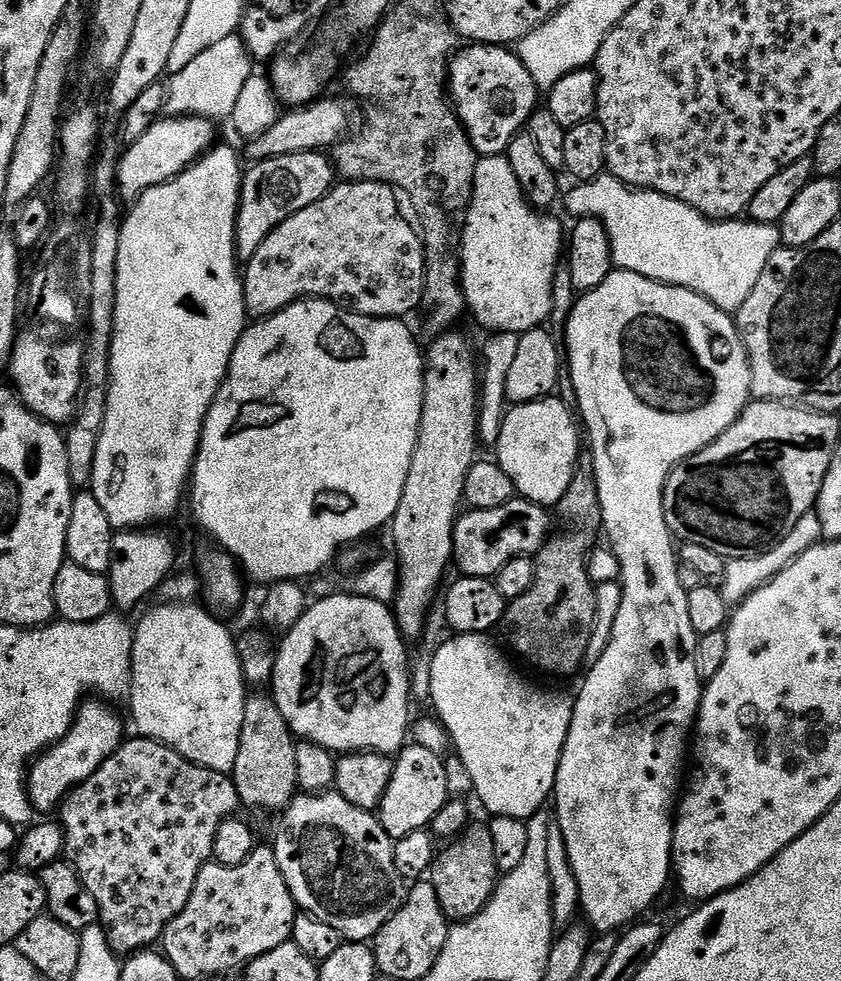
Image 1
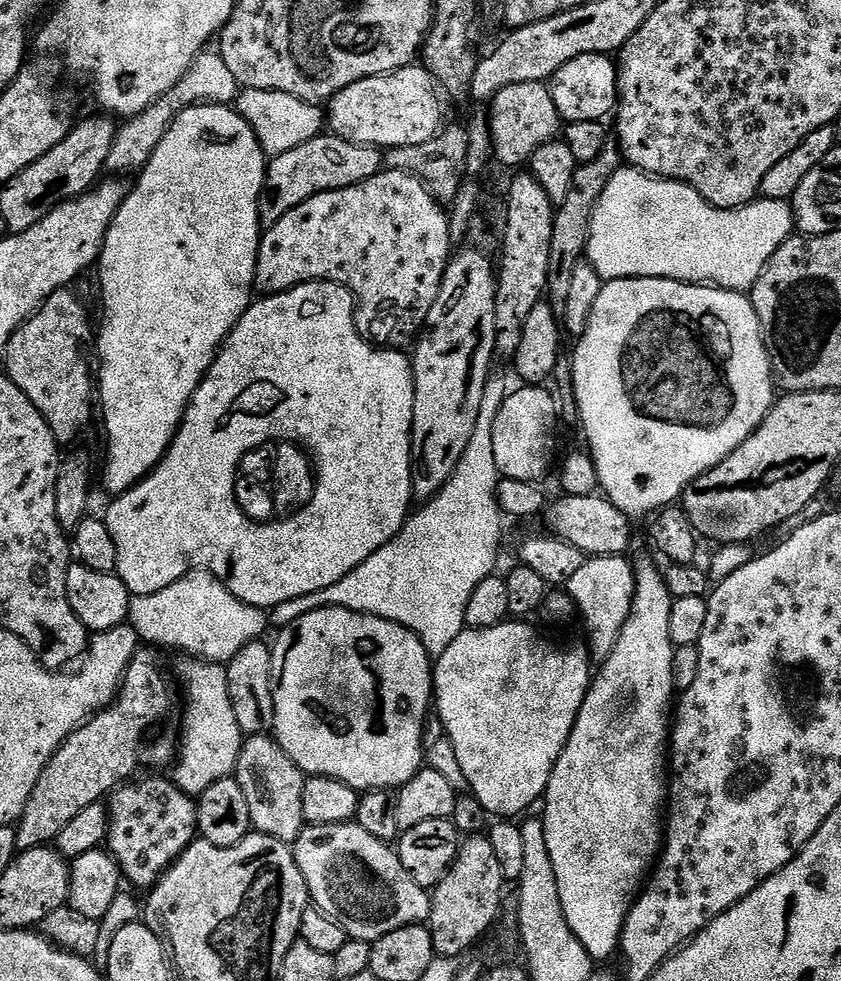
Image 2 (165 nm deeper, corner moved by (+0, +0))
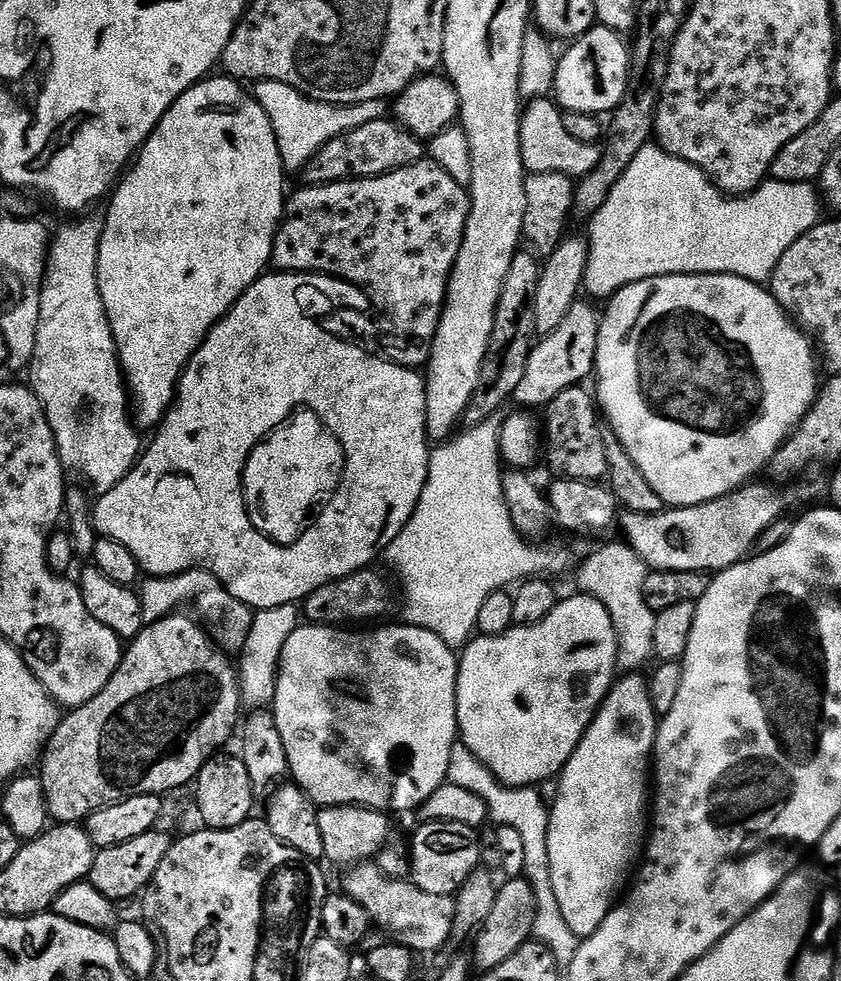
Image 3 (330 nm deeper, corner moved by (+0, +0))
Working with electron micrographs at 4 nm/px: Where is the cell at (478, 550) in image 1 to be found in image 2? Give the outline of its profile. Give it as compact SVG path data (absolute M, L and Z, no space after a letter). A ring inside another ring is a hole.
M603 494L594 496L565 496L547 513L551 535L584 552L585 557L624 556L632 544L633 521L618 510Z

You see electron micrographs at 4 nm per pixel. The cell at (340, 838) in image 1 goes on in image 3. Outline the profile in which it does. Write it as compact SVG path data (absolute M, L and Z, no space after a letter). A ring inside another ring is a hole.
M374 862L351 865L345 872L348 873L344 876L343 895L354 898L377 929L388 934L393 932L396 935L393 937L413 954L436 952L449 943L455 918L456 902L453 897L426 894L426 890L413 884L411 879L386 878Z

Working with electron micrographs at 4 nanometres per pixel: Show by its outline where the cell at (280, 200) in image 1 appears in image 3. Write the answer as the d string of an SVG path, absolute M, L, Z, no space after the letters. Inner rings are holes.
M393 119L371 120L366 122L366 126L350 130L344 136L334 138L326 142L326 146L319 148L308 165L302 169L303 183L308 186L335 184L338 180L349 178L384 176L388 172L406 167L407 164L416 164L425 159L425 156L426 144L423 139L408 132Z

